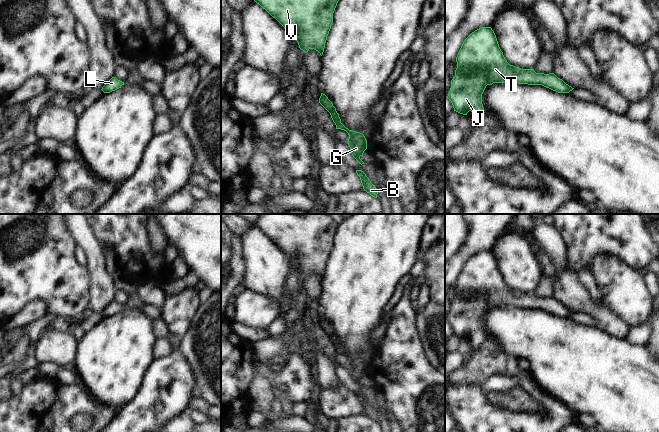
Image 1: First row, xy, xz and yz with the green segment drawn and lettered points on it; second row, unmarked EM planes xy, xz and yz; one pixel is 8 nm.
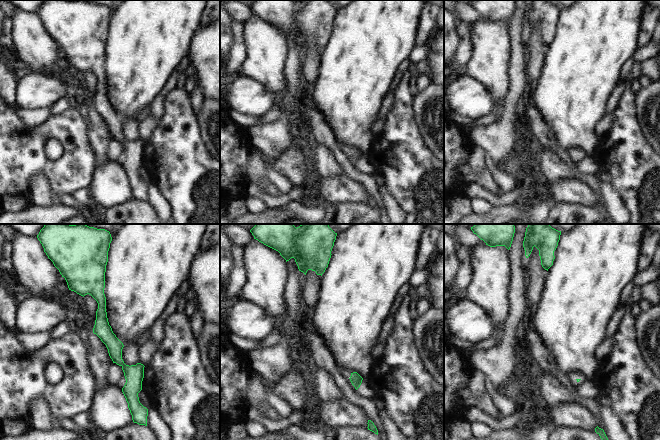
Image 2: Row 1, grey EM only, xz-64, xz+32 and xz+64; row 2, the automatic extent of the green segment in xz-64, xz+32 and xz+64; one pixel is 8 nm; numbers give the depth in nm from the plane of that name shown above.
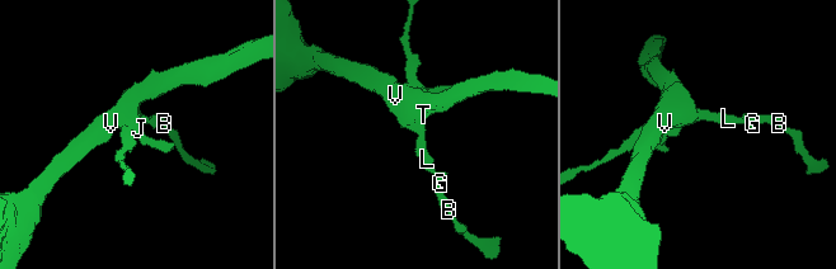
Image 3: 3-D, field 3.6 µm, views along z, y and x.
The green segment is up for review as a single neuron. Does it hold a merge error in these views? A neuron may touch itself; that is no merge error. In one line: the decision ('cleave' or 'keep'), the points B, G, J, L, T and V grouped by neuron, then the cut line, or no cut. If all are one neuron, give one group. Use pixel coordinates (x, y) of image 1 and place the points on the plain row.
keep | B G J L T V | no cut

